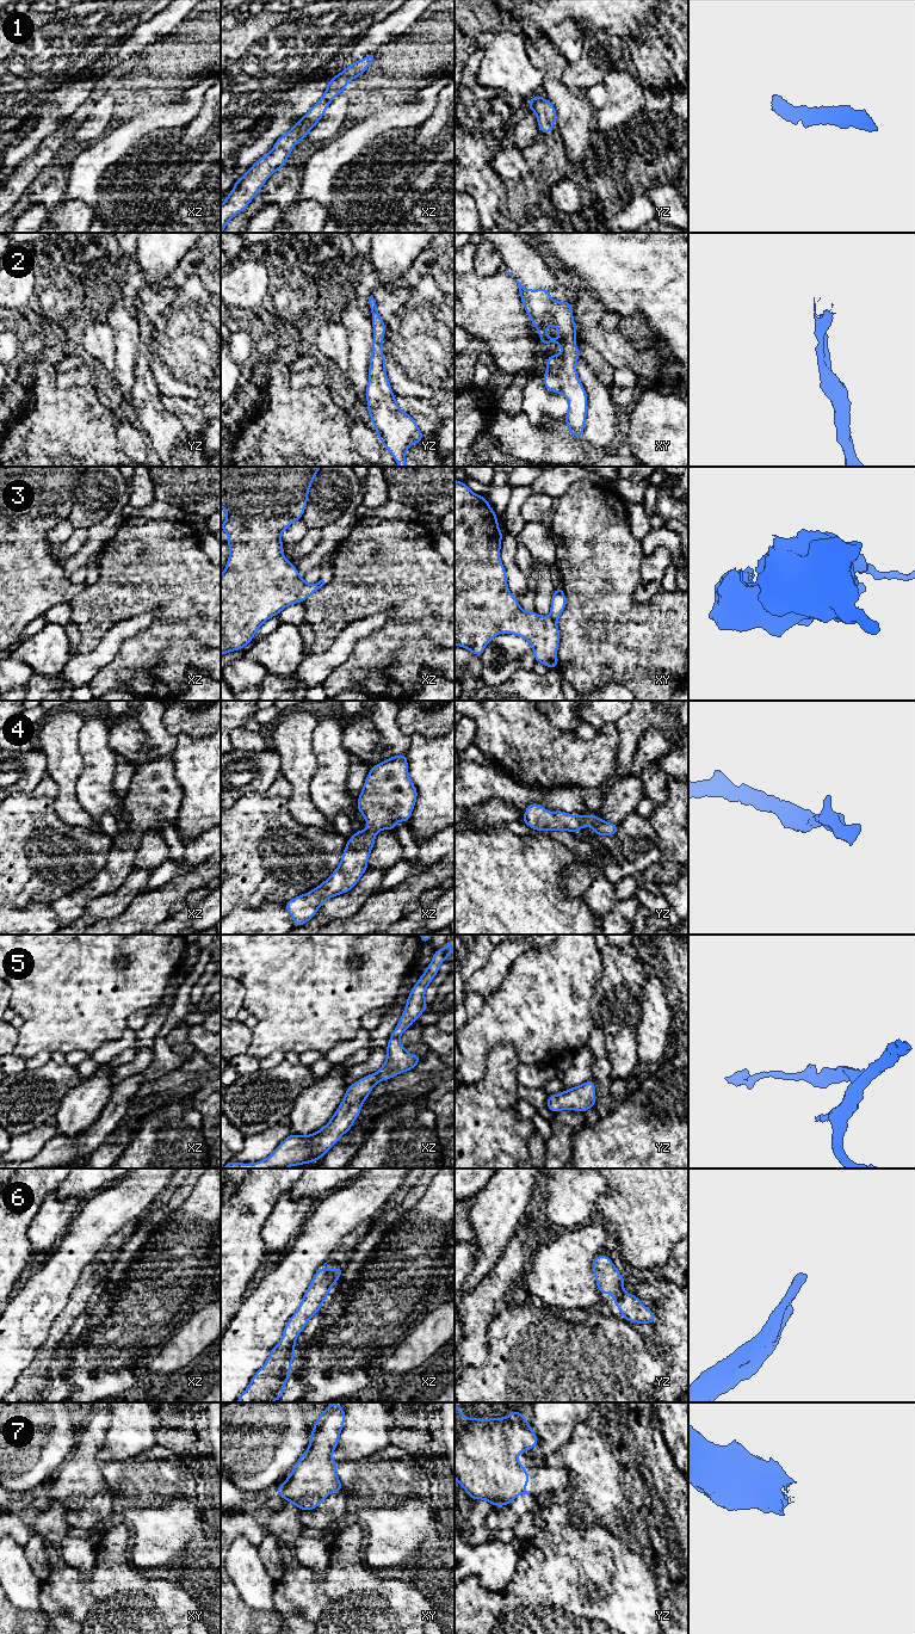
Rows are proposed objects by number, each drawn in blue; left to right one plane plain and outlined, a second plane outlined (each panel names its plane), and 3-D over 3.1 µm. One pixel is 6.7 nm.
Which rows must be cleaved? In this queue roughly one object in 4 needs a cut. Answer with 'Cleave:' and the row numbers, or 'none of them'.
Cleave: 3

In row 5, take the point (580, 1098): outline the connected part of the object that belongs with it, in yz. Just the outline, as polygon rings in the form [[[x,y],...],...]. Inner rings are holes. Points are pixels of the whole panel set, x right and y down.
[[[589,1080],[558,1095],[550,1095],[546,1108],[555,1114],[564,1109],[585,1112],[594,1108],[595,1098],[595,1085],[593,1080]]]

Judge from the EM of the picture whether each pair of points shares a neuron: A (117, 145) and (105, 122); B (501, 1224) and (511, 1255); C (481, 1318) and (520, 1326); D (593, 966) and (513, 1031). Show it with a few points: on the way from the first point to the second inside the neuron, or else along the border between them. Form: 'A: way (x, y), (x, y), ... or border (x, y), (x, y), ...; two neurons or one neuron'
A: border (115, 124), (97, 140); two neurons
B: border (517, 1233), (492, 1268); two neurons
C: border (506, 1302), (489, 1325), (487, 1348); two neurons
D: way (573, 973), (533, 1011); one neuron

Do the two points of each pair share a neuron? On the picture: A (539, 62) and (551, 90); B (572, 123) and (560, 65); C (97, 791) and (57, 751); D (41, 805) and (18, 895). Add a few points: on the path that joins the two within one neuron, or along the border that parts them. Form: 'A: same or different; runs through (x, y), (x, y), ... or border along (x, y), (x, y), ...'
A: same; runs through (546, 68), (551, 73), (551, 82)
B: same; runs through (572, 109), (556, 92), (556, 79)
C: different; border along (76, 746), (81, 774), (75, 795), (80, 802)
D: same; runs through (25, 827), (23, 873)

